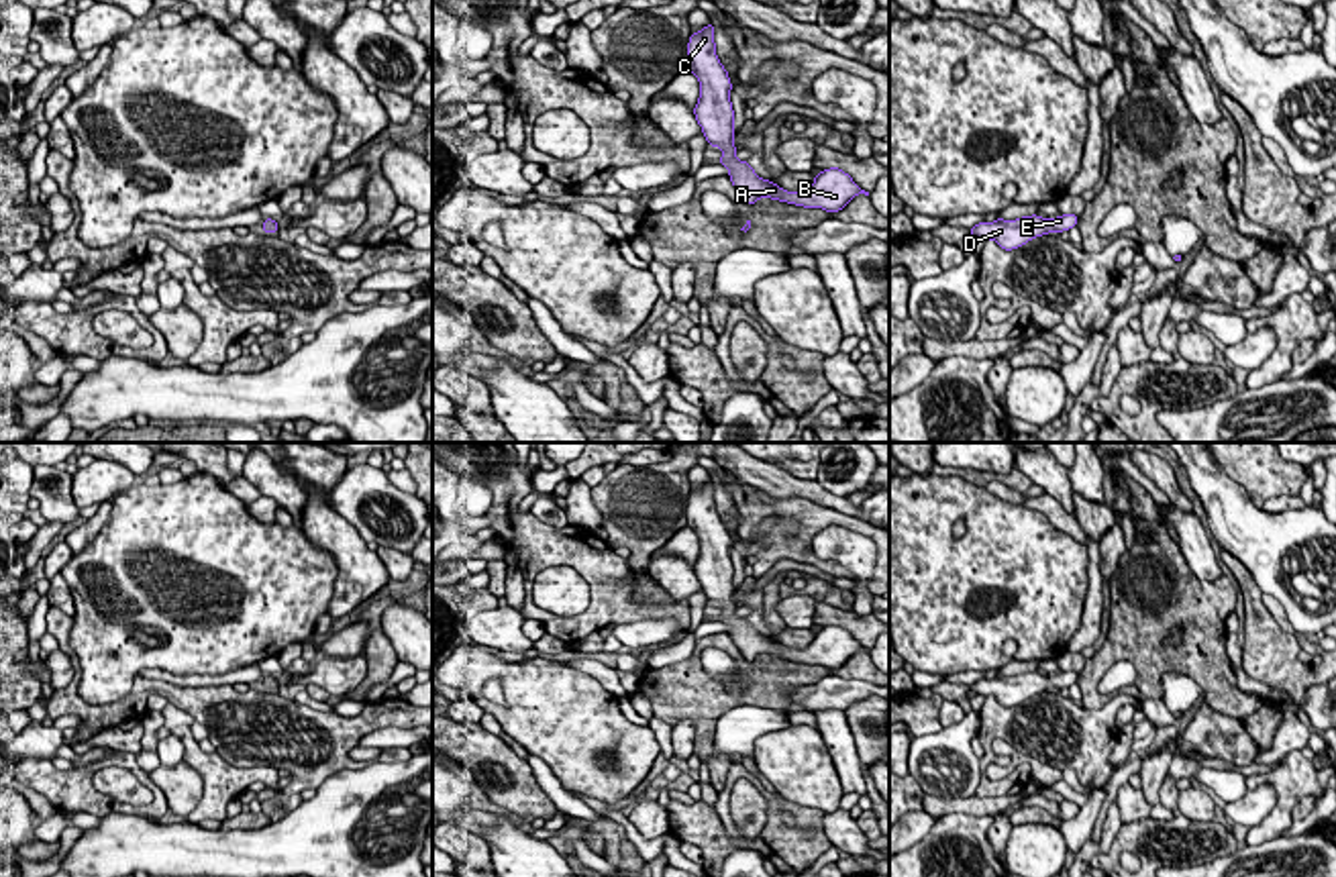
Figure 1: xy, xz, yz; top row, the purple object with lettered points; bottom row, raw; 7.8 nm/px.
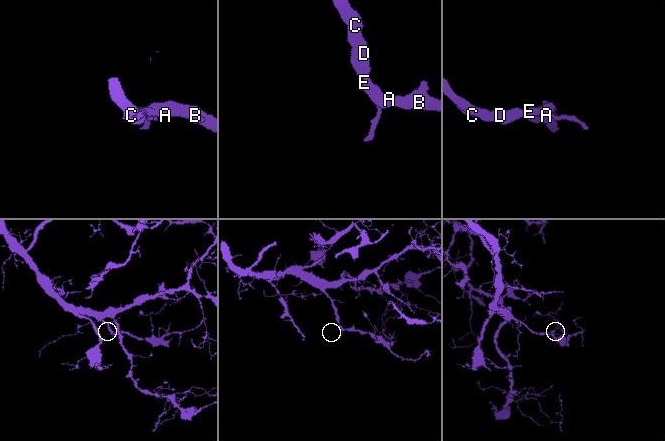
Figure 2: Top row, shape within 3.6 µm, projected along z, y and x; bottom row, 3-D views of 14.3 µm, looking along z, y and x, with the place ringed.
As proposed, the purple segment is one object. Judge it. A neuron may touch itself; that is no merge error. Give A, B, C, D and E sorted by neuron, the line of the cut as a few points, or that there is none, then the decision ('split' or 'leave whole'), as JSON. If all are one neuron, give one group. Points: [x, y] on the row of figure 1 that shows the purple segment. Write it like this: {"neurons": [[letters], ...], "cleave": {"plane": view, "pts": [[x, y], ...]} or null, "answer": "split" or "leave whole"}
{"neurons": [["A", "B", "C", "D", "E"]], "cleave": null, "answer": "leave whole"}

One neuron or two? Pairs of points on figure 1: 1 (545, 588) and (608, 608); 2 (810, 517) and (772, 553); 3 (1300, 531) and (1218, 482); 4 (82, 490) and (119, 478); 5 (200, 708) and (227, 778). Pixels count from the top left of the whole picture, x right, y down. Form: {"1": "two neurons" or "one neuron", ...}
{"1": "two neurons", "2": "one neuron", "3": "one neuron", "4": "one neuron", "5": "two neurons"}

